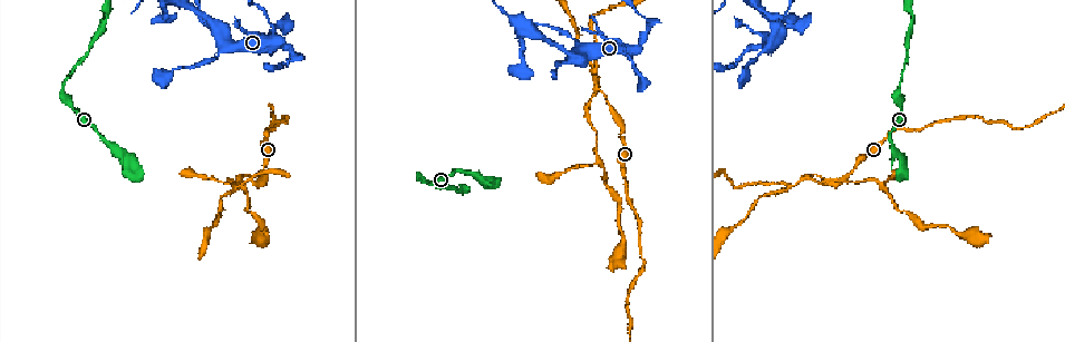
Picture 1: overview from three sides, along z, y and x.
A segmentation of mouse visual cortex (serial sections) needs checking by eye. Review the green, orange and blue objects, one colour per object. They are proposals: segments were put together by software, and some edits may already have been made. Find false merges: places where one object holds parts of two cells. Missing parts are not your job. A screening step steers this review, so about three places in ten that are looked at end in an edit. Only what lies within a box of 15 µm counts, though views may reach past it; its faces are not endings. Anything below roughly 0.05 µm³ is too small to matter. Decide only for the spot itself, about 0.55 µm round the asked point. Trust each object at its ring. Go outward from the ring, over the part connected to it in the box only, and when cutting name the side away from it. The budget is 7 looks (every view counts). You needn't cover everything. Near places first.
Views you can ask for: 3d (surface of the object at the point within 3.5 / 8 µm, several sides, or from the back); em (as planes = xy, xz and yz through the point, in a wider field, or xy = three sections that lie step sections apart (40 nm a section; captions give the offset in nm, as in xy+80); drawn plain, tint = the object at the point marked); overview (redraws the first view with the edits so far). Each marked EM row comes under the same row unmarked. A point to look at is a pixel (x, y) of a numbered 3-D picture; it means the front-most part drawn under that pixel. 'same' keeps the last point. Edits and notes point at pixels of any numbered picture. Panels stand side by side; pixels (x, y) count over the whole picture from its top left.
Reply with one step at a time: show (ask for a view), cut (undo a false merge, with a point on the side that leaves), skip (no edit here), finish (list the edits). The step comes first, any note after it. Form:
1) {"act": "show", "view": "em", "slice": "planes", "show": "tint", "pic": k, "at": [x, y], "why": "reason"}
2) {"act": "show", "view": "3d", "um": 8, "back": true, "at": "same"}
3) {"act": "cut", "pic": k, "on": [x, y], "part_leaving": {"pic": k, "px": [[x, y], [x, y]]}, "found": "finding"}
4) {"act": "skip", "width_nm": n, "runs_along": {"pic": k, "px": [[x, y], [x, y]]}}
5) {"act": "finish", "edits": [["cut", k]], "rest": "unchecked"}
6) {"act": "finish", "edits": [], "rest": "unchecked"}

{"act": "show", "view": "3d", "um": 3.5, "pic": 1, "at": [788, 186], "why": "three-way junction"}

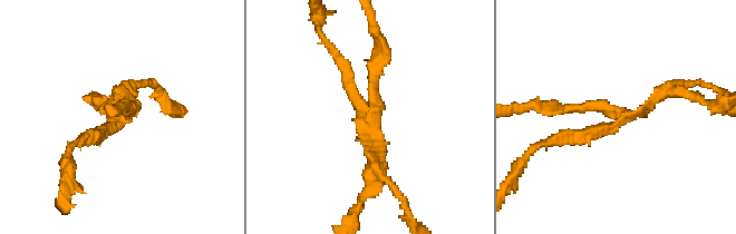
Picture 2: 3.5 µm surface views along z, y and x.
{"act": "show", "view": "em", "slice": "xy", "step": 3, "show": "tint", "pic": 2, "at": [372, 119], "why": "need the tissue"}

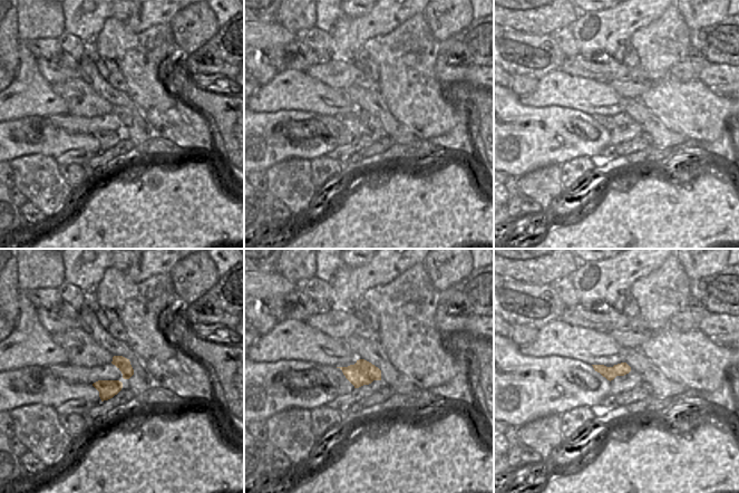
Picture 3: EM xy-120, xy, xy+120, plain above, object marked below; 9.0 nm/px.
{"act": "cut", "pic": 2, "on": [357, 210], "found": "a second cell is stuck on"}

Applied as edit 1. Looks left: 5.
{"act": "show", "view": "overview", "why": "redraw"}

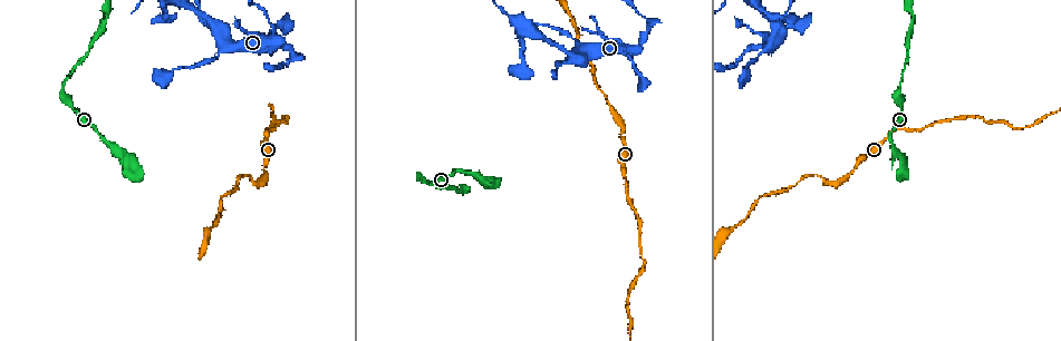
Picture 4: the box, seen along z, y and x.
{"act": "show", "view": "3d", "um": 3.5, "pic": 4, "at": [294, 54], "why": "abrupt turn"}

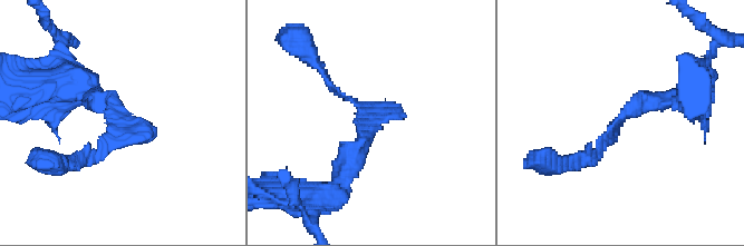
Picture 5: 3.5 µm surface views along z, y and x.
{"act": "show", "view": "em", "slice": "planes", "show": "tint", "pic": 5, "at": [373, 119], "arm_widths_nm": [100, 300]}

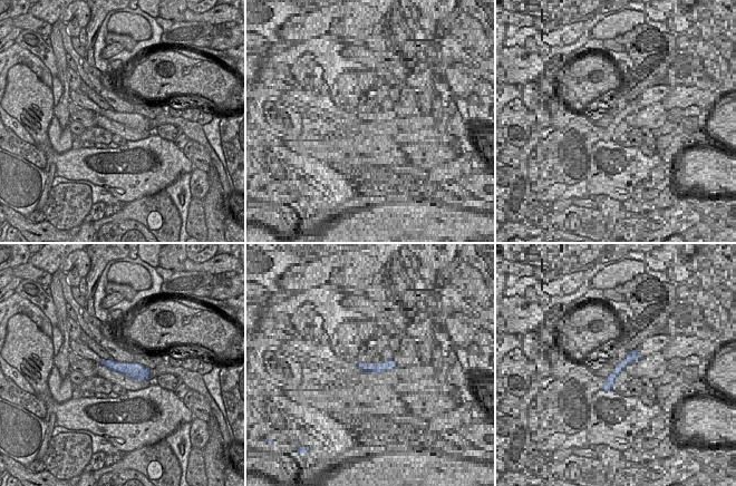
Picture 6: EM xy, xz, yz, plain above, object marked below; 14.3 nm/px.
{"act": "skip", "runs_along": {"pic": 6, "px": [[106, 362], [142, 372], [146, 377]]}, "found": "continuous, no second cell"}

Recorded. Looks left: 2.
{"act": "show", "view": "3d", "um": 8, "pic": 4, "at": [632, 66]}

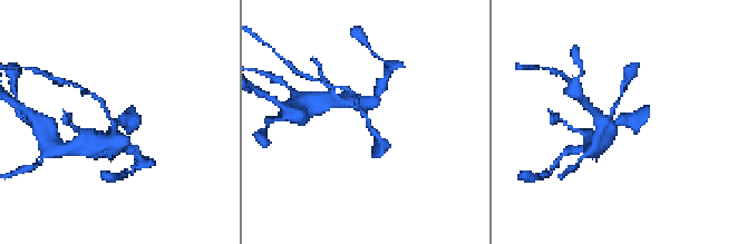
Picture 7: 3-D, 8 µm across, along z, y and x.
{"act": "show", "view": "em", "slice": "xy", "step": 1, "show": "tint", "pic": 7, "at": [116, 124], "arms": 3, "arm_widths_nm": [150, 250, 300]}

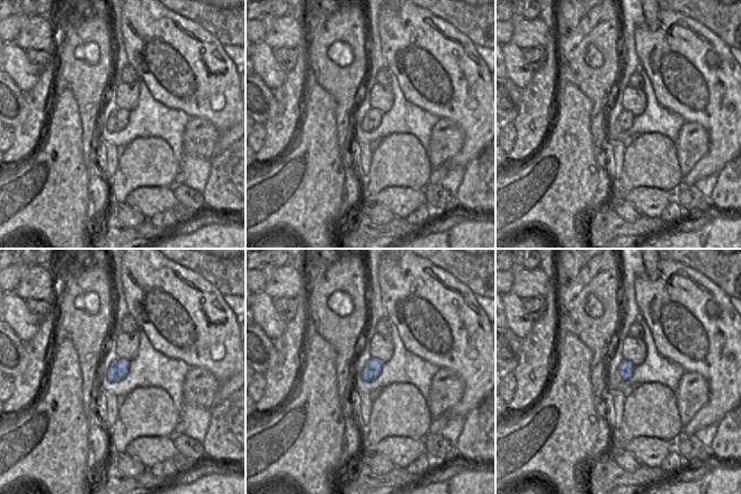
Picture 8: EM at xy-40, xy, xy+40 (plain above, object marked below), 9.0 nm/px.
{"act": "cut", "pic": 7, "on": [125, 117], "part_leaving": {"pic": 7, "px": [[364, 113], [381, 143], [380, 152]]}, "found": "a second cell is stuck on"}

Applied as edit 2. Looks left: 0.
{"act": "finish", "edits": [["cut", 2], ["cut", 7]], "rest": "unchecked"}

